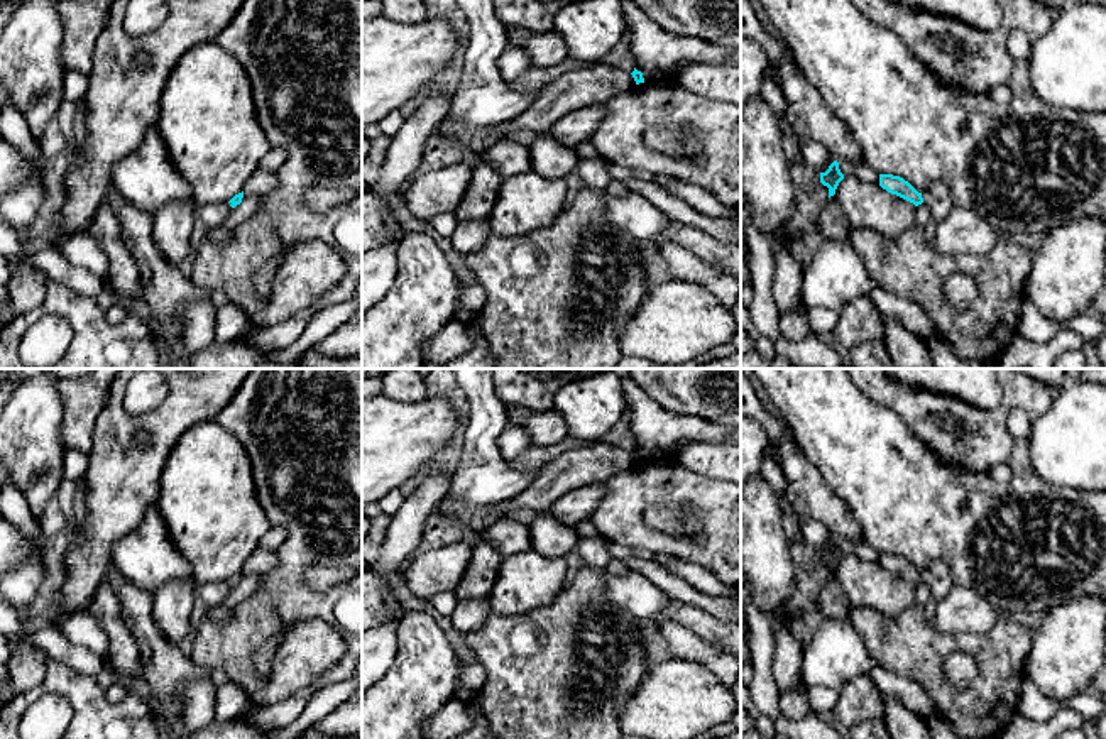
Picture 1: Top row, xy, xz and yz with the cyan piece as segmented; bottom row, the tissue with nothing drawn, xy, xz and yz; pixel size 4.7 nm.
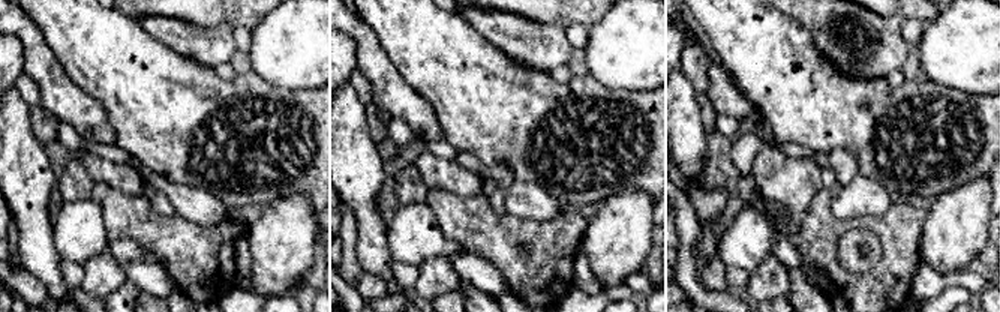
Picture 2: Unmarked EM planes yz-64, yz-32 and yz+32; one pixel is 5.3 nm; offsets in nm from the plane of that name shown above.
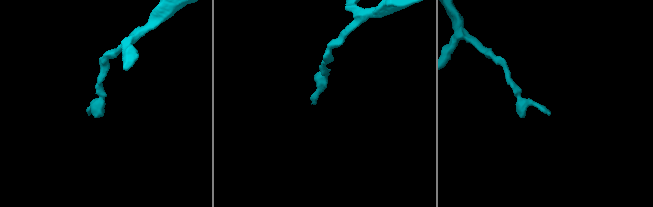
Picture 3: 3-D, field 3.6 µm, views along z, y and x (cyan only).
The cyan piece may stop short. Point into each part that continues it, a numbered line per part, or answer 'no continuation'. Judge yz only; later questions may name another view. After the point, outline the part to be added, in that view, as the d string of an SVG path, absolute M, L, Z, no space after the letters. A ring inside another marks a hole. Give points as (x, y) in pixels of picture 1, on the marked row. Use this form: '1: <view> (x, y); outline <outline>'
1: yz (937, 197); outline M932 183L923 193L922 193L923 203L930 210L930 216L939 223L942 222L950 210L954 208L952 194L949 188L942 183Z

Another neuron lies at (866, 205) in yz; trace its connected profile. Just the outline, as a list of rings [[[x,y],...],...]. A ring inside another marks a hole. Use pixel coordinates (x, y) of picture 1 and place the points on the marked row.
[[[856,174],[844,176],[835,189],[851,228],[871,228],[895,240],[906,232],[917,218],[917,206],[879,184],[866,183]]]

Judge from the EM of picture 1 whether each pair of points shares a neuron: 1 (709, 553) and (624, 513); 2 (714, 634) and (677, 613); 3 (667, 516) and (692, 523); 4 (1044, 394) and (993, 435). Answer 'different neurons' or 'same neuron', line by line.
1: same neuron
2: same neuron
3: same neuron
4: same neuron

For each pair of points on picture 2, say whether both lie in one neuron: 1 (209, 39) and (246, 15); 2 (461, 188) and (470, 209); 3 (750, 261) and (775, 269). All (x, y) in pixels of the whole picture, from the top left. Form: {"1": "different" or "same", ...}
{"1": "same", "2": "different", "3": "different"}

